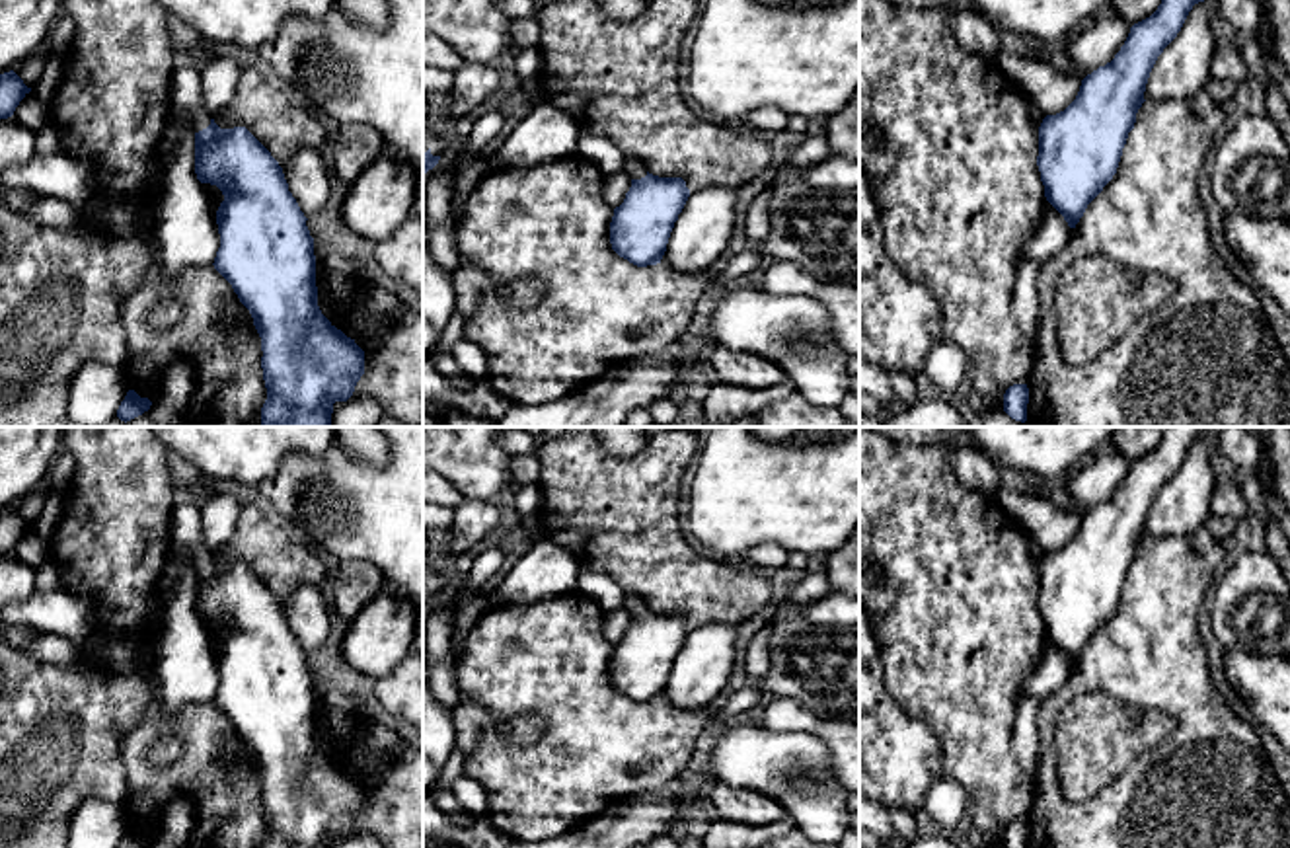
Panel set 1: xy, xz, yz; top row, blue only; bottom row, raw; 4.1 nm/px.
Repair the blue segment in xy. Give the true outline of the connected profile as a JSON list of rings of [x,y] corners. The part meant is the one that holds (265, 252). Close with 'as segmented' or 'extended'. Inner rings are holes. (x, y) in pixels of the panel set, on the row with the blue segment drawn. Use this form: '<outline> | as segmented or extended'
[[[177,60],[171,70],[171,107],[191,113],[195,173],[216,185],[224,201],[216,211],[220,248],[214,269],[249,310],[261,337],[267,400],[261,427],[329,427],[335,402],[347,402],[364,374],[364,351],[337,329],[318,306],[314,238],[288,191],[283,168],[246,129],[220,129],[203,103],[199,66]]] | extended

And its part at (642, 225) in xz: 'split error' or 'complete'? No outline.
split error

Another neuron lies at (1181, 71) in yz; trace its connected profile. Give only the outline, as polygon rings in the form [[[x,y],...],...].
[[[1204,4],[1189,12],[1177,37],[1157,57],[1144,92],[1146,101],[1189,99],[1204,90],[1212,76],[1216,41]]]

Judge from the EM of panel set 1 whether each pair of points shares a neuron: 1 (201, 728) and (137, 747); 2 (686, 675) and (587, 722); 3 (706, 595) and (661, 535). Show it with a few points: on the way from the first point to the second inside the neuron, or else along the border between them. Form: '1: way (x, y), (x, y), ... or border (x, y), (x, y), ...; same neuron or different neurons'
1: way (186, 726), (158, 726), (152, 732); same neuron
2: border (661, 698), (681, 708), (712, 704); different neurons
3: way (690, 579), (661, 550); same neuron

